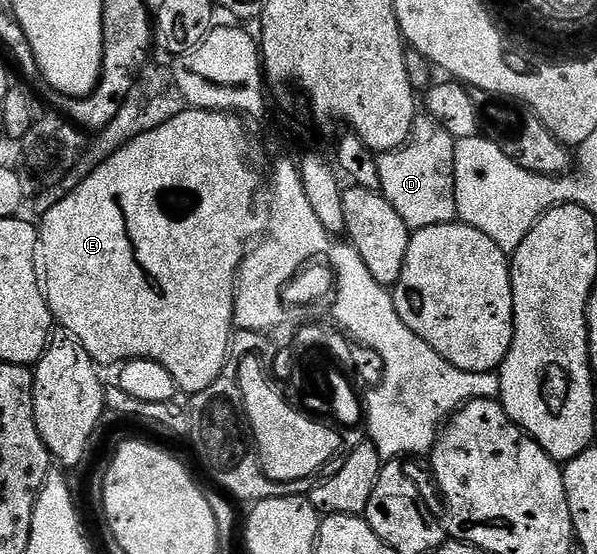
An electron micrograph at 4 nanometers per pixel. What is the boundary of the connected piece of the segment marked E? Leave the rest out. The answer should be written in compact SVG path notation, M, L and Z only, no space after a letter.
M197 108L181 110L175 118L168 120L168 124L160 124L160 128L156 128L152 132L144 132L140 136L136 136L128 144L124 144L124 148L120 148L108 160L101 162L78 187L70 193L63 193L59 203L40 218L40 278L44 283L44 293L46 295L46 303L50 309L50 315L54 317L55 323L65 333L76 340L80 340L80 344L84 344L88 356L92 356L92 360L99 367L105 368L105 366L114 365L114 367L117 367L119 364L125 364L130 361L155 361L156 364L160 364L161 368L171 373L172 380L175 381L177 389L182 394L186 393L186 396L193 396L204 392L204 388L208 388L208 384L212 384L212 380L216 380L222 374L222 370L230 358L231 335L236 330L234 324L234 288L238 280L238 269L241 267L242 257L246 255L246 241L249 235L248 224L251 222L248 216L248 195L254 191L254 178L250 178L250 174L246 174L246 170L242 170L242 162L238 159L238 141L236 139L238 138L238 125L242 122L243 119L241 117L220 110L200 110Z

